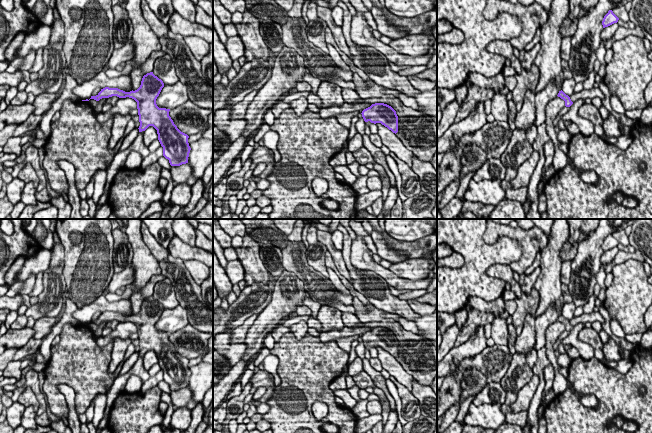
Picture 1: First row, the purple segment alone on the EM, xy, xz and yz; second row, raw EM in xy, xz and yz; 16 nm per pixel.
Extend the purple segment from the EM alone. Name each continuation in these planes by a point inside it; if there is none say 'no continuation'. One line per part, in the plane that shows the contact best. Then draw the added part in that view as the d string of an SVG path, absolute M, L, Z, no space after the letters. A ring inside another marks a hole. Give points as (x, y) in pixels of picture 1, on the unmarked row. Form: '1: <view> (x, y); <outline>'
1: xy (119, 384); M144 355L138 356L138 359L133 365L133 367L127 373L118 376L115 379L113 385L107 393L107 404L103 417L109 417L110 409L113 405L114 400L122 391L125 390L126 383L131 375L140 377L143 383L150 378L148 371L146 371L143 366L143 357Z

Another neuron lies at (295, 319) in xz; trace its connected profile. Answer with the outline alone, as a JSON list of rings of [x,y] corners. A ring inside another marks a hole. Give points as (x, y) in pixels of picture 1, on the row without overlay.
[[[297,315],[297,316],[292,316],[291,319],[288,320],[279,320],[278,324],[282,325],[284,327],[290,327],[293,324],[299,323],[300,321],[308,321],[308,319],[310,318],[310,315]]]

